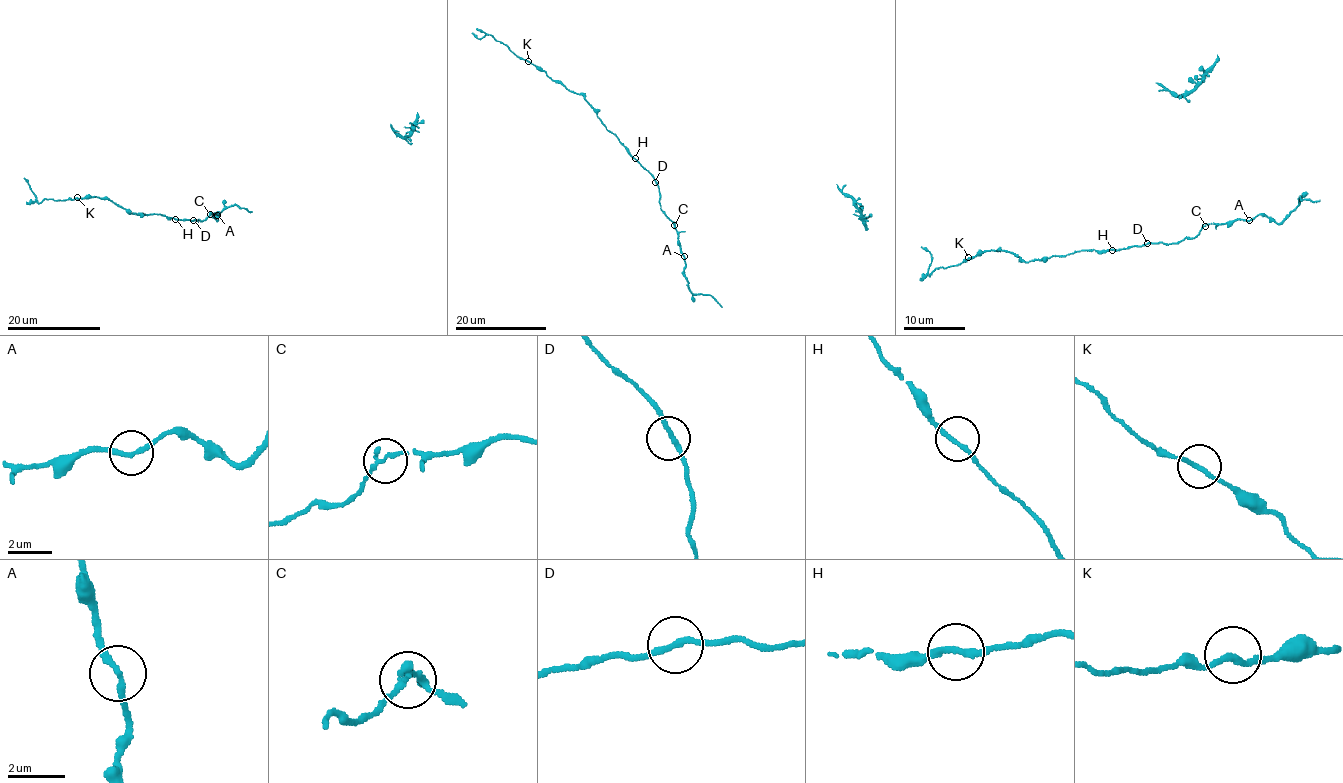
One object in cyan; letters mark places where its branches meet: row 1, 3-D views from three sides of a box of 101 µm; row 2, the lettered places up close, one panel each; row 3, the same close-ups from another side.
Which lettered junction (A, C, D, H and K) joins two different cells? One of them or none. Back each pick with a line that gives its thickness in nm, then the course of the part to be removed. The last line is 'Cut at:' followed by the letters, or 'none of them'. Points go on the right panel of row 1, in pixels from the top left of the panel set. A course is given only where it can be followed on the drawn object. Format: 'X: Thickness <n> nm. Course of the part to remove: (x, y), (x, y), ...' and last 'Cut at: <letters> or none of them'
Cut at: none of them

